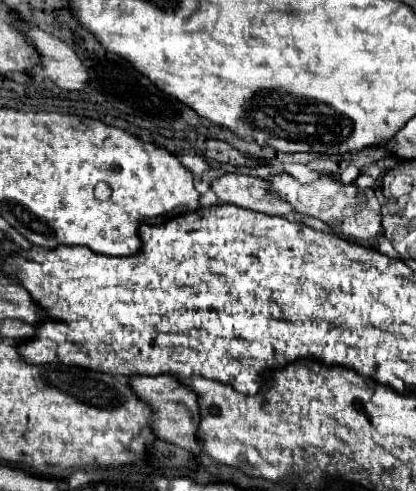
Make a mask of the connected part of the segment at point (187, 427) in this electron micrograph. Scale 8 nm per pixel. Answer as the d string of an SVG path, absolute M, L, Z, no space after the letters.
M167 374L165 376L129 376L127 384L133 390L133 394L151 408L149 426L155 436L179 448L185 448L193 454L203 454L203 450L199 450L199 442L195 442L195 422L199 422L199 408L197 408L197 398L193 390L189 390L177 378L171 378Z

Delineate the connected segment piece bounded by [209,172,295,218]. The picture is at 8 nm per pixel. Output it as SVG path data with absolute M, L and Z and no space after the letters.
M227 172L219 176L217 180L213 180L209 188L215 192L217 200L223 204L235 204L235 206L271 214L271 216L295 218L295 212L285 202L281 202L279 198L267 192L269 186L261 178Z

